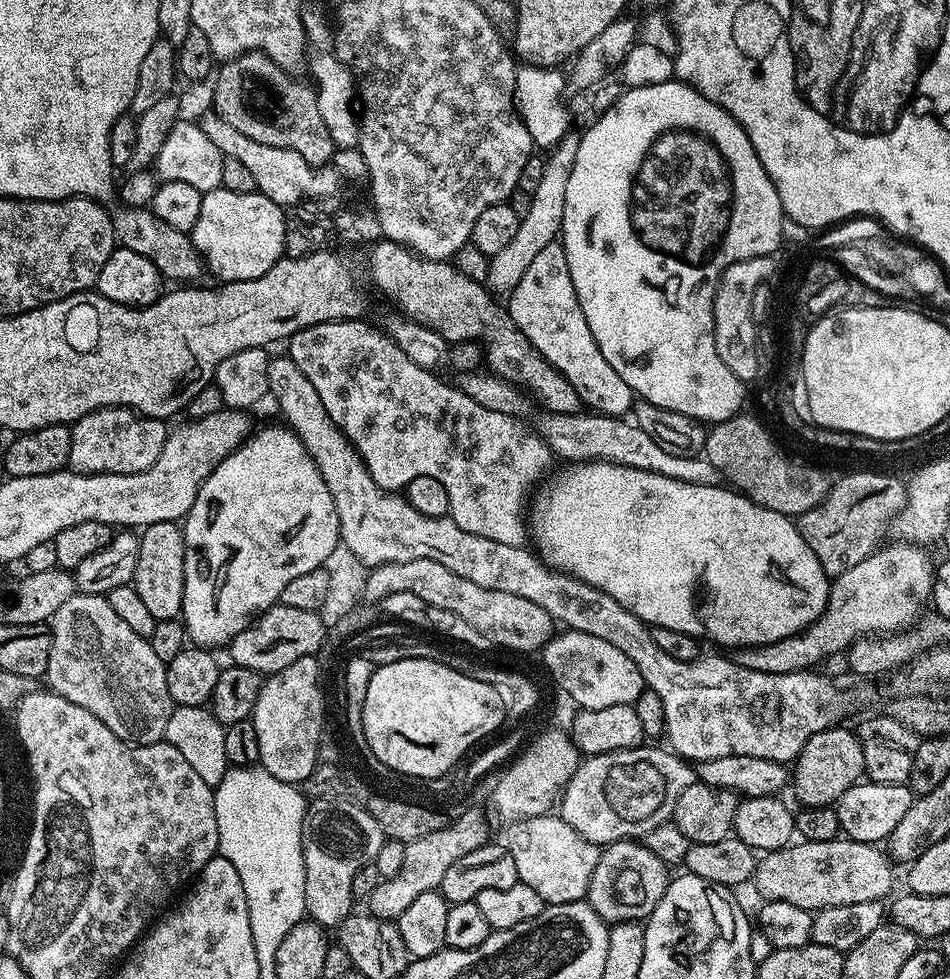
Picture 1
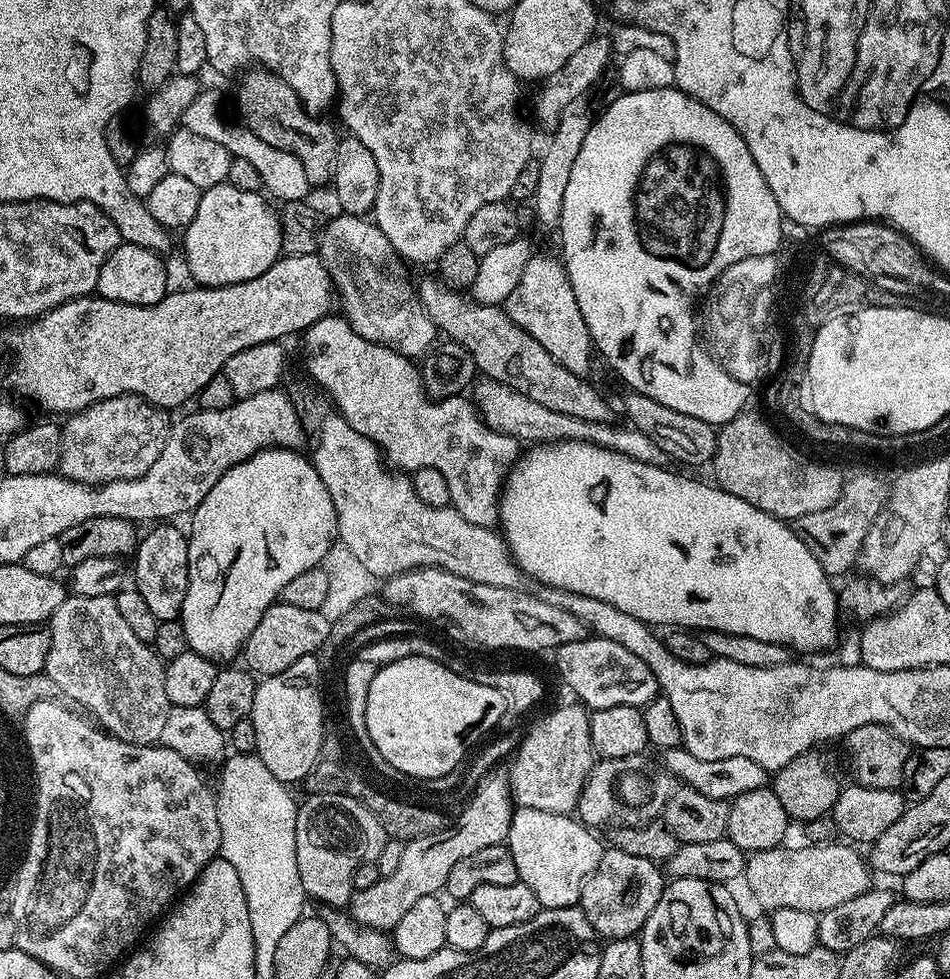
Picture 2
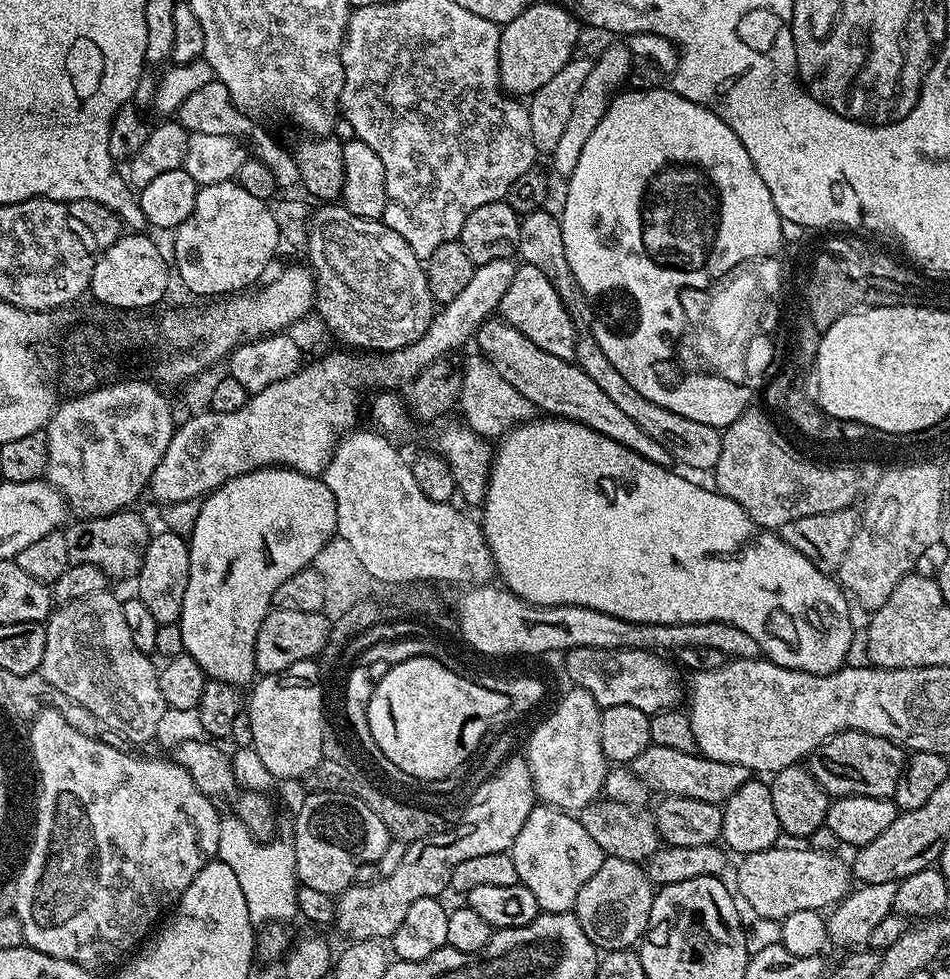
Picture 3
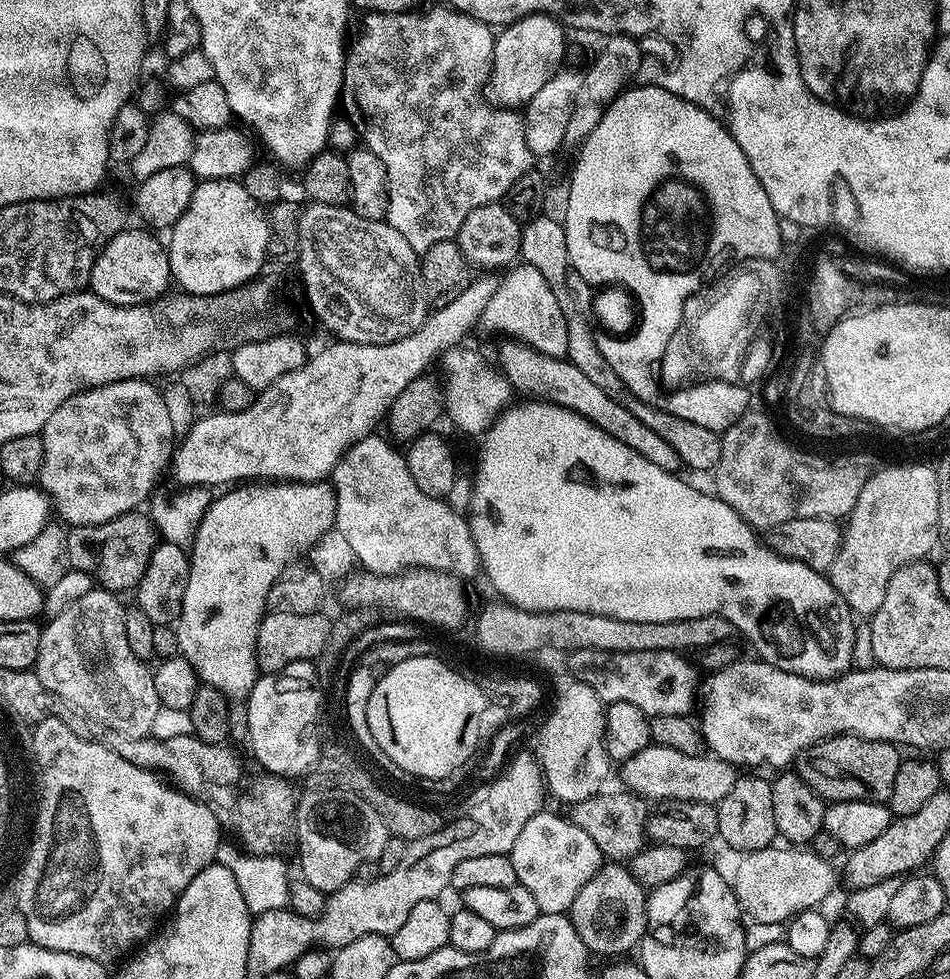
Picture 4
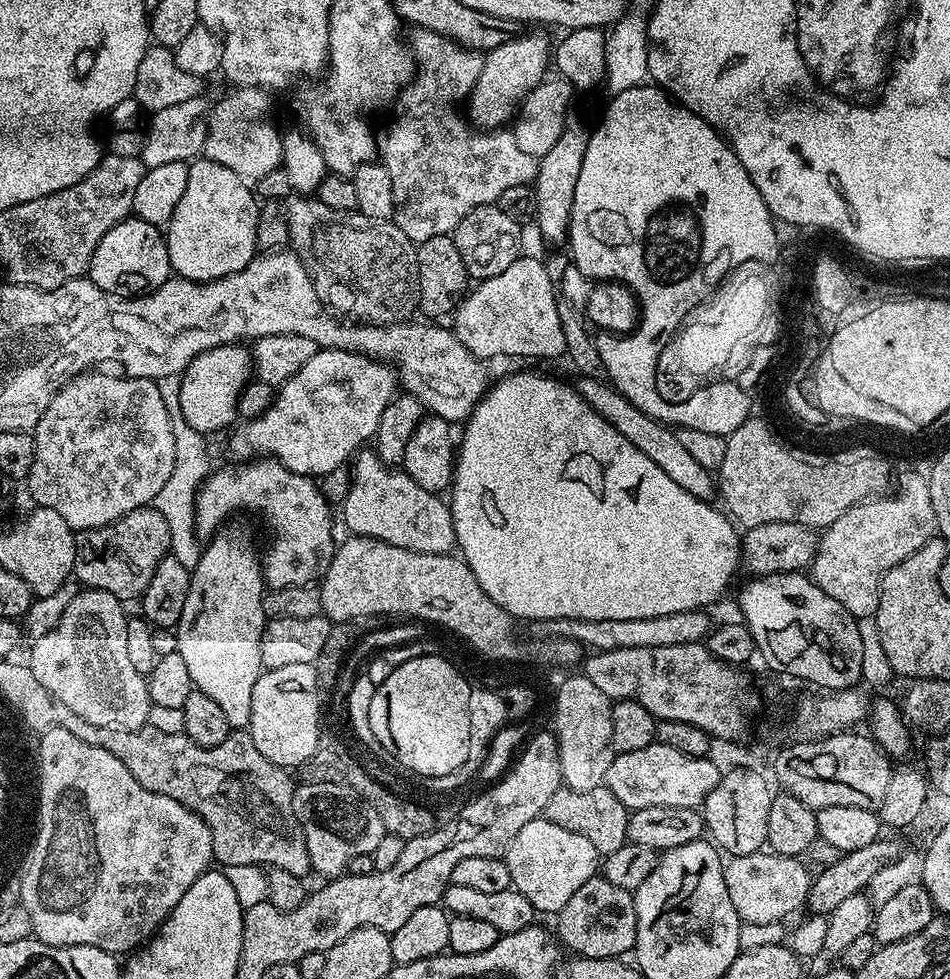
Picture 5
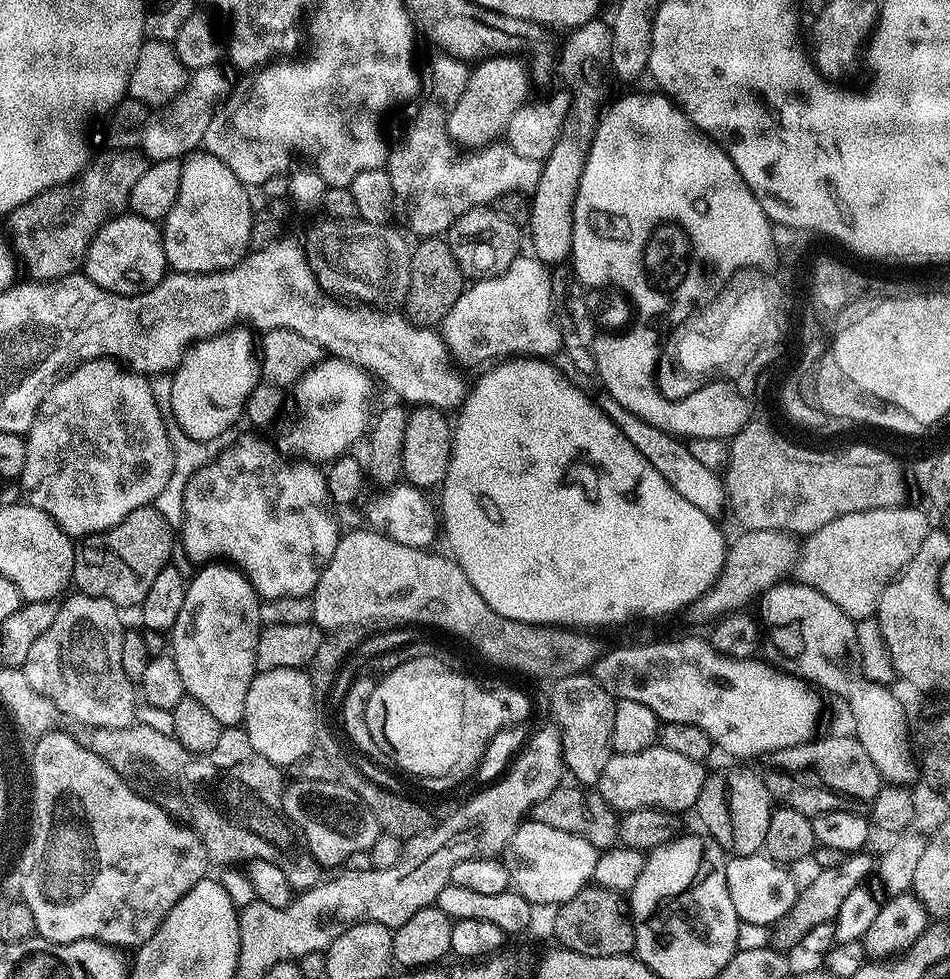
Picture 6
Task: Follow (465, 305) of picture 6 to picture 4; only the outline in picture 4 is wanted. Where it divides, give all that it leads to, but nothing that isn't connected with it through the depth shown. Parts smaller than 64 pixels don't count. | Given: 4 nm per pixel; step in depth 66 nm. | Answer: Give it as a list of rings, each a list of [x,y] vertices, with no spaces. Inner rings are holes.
[[[523,262],[505,271],[503,276],[497,283],[490,302],[486,302],[486,308],[478,323],[479,327],[504,336],[500,338],[528,344],[542,354],[567,357],[566,318],[562,318],[562,309],[558,307],[554,298],[554,290],[546,286],[546,278],[542,278],[542,274],[538,274],[538,270],[532,264]]]

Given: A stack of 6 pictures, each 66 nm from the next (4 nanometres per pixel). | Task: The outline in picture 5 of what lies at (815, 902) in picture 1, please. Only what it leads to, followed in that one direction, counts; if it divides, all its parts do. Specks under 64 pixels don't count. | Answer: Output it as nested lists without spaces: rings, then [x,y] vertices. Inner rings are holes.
[[[761,850],[749,856],[733,856],[725,863],[724,877],[726,890],[730,890],[730,902],[734,902],[734,910],[743,923],[781,922],[791,912],[805,907],[810,887],[810,872],[800,865],[801,861],[794,856],[778,856],[771,850]]]

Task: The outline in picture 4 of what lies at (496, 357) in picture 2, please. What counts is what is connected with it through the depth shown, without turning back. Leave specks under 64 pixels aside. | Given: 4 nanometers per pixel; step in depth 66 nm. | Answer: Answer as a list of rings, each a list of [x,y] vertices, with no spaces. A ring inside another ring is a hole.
[[[519,342],[501,344],[504,345],[500,348],[498,367],[517,393],[532,392],[528,394],[561,404],[564,408],[573,408],[575,412],[582,414],[602,430],[606,430],[606,434],[626,442],[626,446],[638,450],[638,454],[642,454],[642,458],[650,458],[650,462],[662,466],[662,470],[667,472],[677,471],[678,459],[674,446],[670,446],[670,442],[666,442],[666,438],[662,438],[662,434],[656,434],[647,422],[634,418],[634,414],[630,414],[630,410],[626,410],[626,406],[614,402],[614,398],[610,398],[610,394],[603,392],[593,380],[584,377],[582,370],[578,370],[578,366],[574,366],[567,358],[542,354],[536,348]]]

